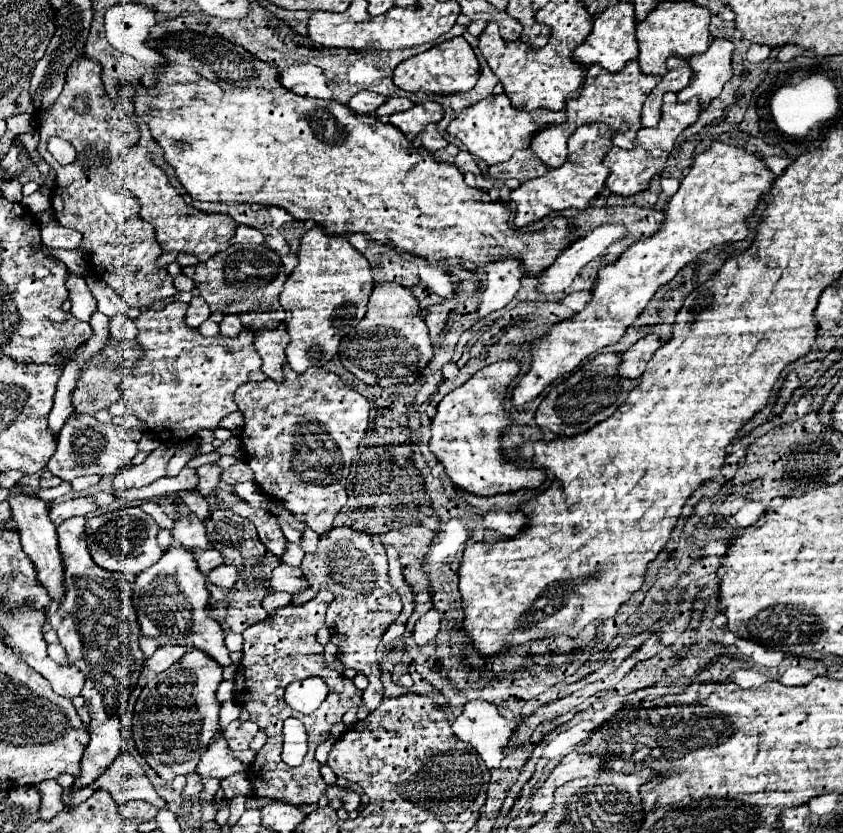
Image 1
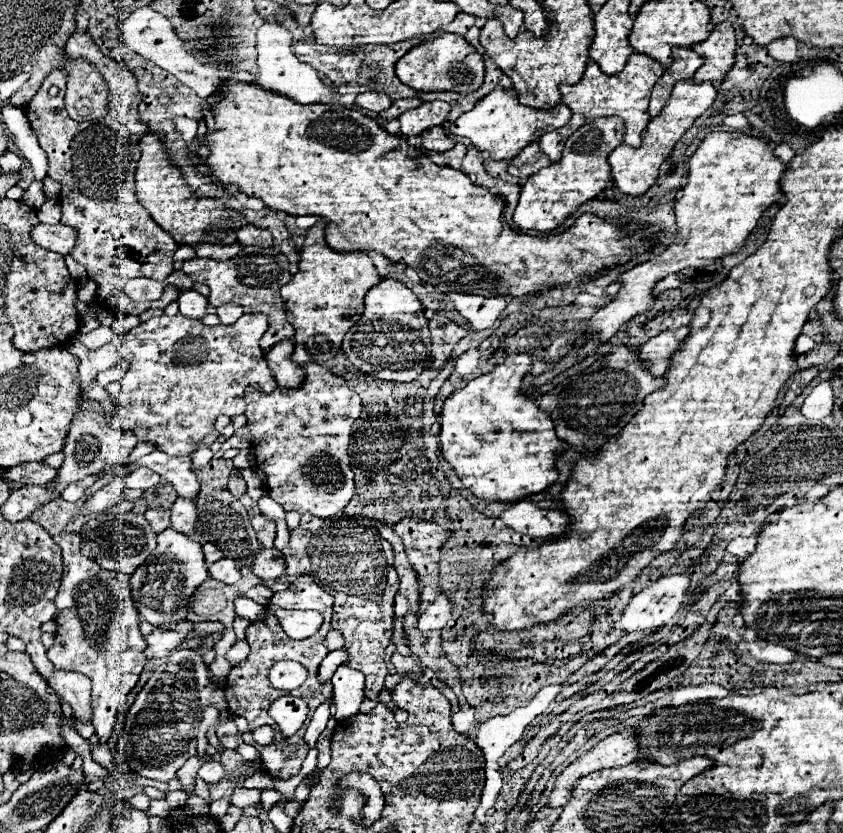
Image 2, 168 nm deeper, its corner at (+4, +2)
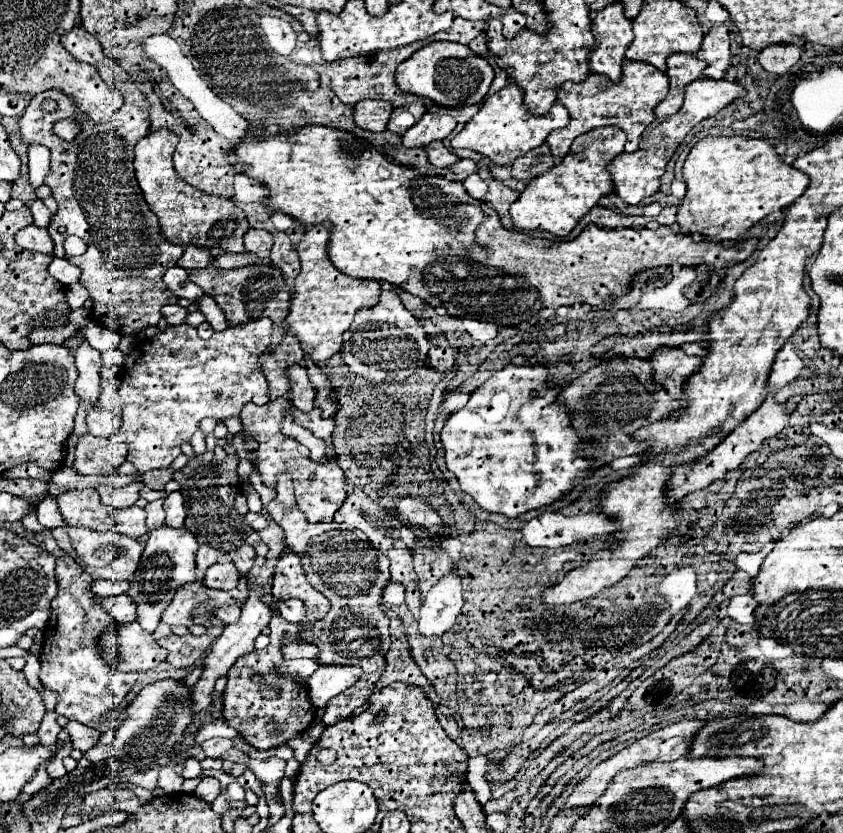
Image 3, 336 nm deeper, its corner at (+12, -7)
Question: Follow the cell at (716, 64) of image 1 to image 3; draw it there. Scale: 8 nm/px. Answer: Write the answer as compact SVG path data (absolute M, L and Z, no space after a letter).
M724 25L712 27L702 41L700 51L696 53L698 59L706 61L708 67L702 71L702 77L708 79L722 79L730 67L730 35Z

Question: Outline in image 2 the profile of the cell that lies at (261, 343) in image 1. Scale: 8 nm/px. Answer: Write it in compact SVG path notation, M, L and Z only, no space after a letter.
M282 340L264 358L266 358L270 370L274 372L278 386L298 388L304 382L304 368L294 364L290 360L290 356L292 356L292 342L290 340Z

